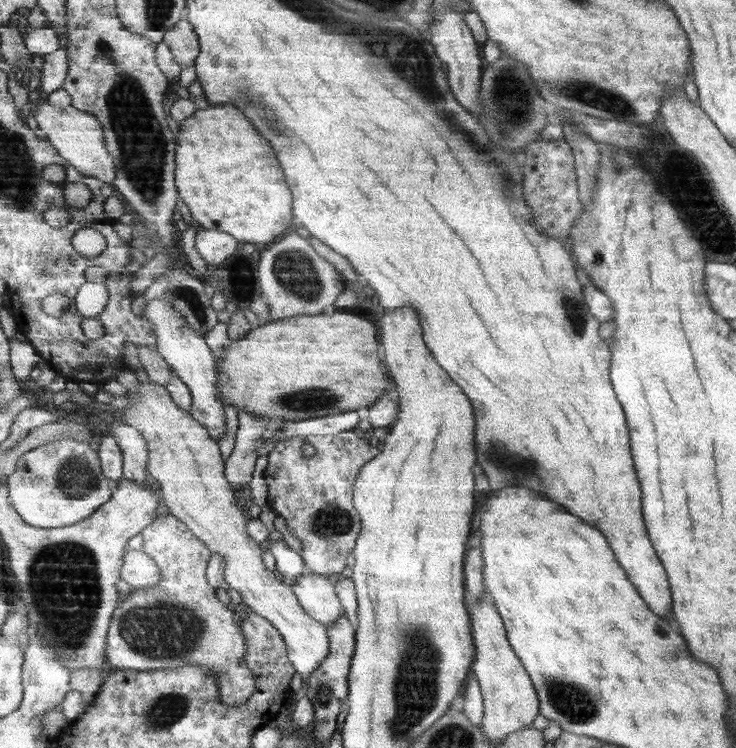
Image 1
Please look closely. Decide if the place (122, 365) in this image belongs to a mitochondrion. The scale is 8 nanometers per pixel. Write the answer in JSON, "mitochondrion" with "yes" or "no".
{"mitochondrion":"no"}

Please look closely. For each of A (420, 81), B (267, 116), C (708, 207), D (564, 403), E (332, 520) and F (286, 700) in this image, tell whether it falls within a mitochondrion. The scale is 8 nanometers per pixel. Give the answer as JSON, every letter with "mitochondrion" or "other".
{"A":"mitochondrion","B":"mitochondrion","C":"mitochondrion","D":"other","E":"mitochondrion","F":"other"}

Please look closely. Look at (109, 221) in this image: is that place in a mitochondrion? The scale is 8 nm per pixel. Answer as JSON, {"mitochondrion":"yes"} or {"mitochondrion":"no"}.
{"mitochondrion":"no"}

